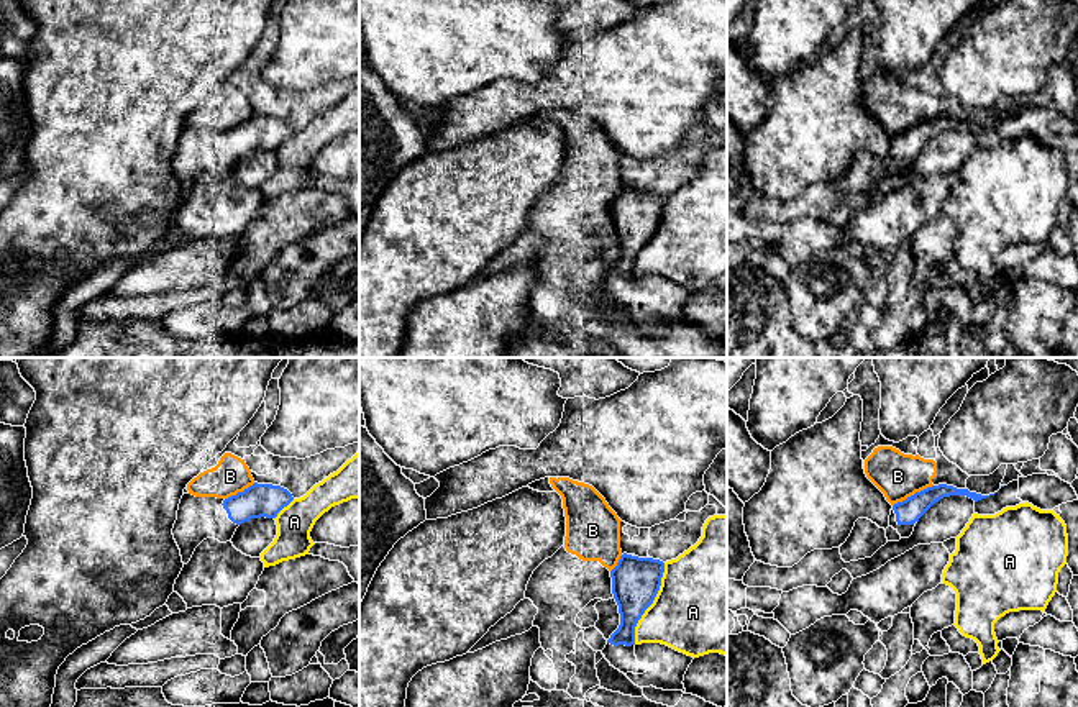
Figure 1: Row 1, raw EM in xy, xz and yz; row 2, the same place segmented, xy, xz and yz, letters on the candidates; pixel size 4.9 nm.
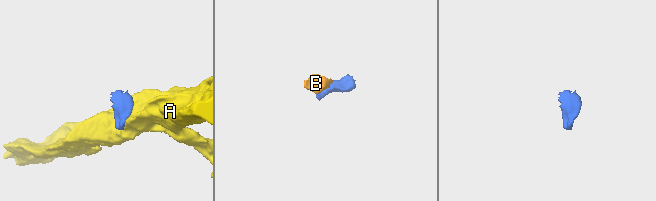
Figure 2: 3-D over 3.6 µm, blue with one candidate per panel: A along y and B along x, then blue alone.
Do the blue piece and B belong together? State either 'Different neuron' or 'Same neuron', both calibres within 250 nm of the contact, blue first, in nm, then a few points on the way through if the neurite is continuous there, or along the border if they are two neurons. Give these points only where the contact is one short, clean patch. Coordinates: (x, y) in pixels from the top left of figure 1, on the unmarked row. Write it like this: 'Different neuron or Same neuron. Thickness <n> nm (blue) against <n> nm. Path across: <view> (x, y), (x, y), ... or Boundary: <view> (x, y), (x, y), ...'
Different neuron. Thickness 120 nm (blue) against 220 nm. Boundary: yz (932, 117), (893, 138)

